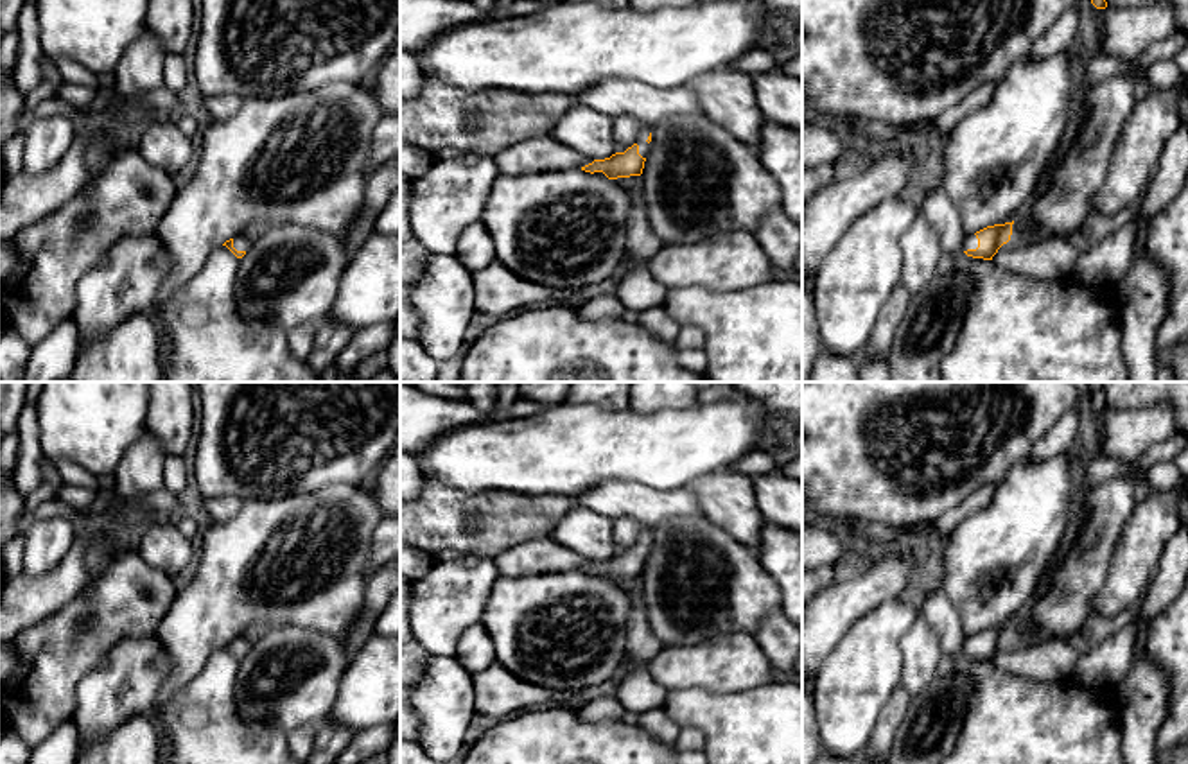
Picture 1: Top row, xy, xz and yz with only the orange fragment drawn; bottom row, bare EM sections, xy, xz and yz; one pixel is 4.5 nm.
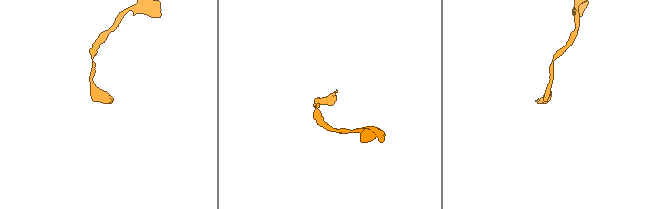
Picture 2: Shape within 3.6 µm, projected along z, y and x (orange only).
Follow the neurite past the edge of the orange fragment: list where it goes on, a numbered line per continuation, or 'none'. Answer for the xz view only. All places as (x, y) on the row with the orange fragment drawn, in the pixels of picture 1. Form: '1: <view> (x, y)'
1: xz (643, 146)

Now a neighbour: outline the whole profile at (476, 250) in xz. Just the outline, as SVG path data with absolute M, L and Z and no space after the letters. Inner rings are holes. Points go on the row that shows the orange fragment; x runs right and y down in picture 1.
M481 219L463 230L456 256L470 273L477 273L495 260L495 242Z

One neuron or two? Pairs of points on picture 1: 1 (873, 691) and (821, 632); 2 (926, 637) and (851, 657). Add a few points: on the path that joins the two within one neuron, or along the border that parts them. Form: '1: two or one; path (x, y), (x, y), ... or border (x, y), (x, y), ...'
1: two; border (862, 616), (821, 666)
2: two; border (919, 610), (903, 637), (903, 675), (898, 684)

